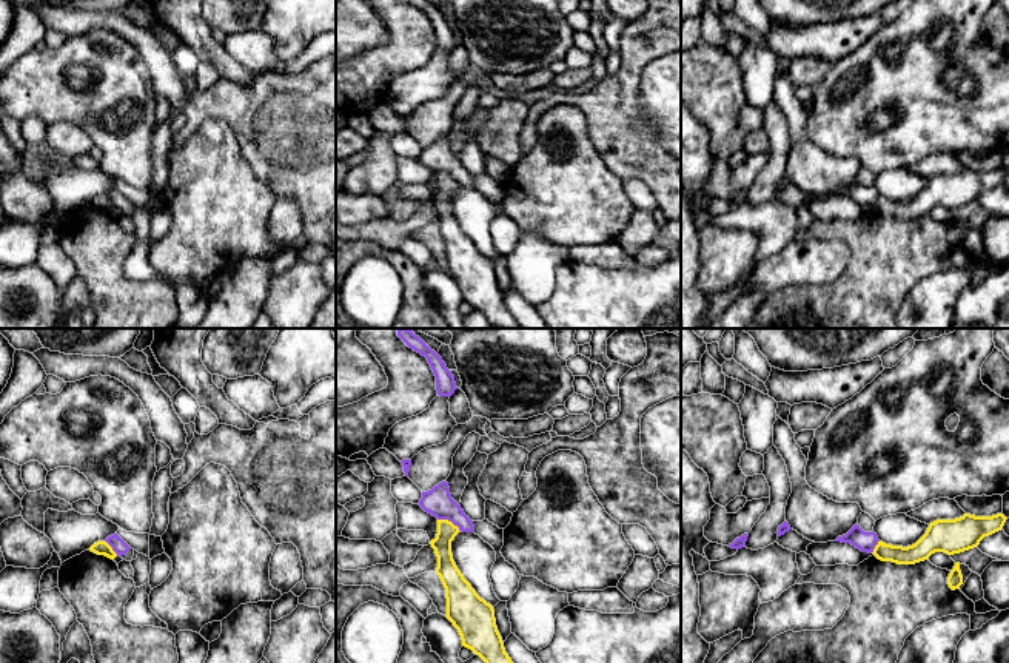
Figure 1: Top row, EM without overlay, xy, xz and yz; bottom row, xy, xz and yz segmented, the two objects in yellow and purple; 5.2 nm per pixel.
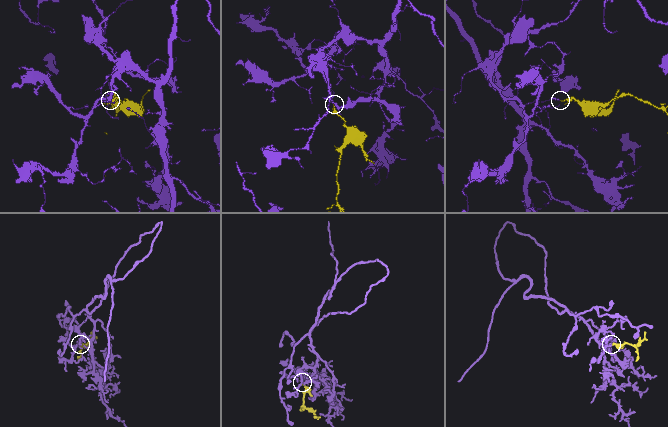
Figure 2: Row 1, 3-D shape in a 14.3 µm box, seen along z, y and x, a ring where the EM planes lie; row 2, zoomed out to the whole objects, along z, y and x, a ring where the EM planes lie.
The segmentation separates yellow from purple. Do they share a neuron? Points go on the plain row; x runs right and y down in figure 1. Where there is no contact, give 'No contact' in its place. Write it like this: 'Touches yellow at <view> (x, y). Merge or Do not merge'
Touches yellow at xz (450, 176). Do not merge

